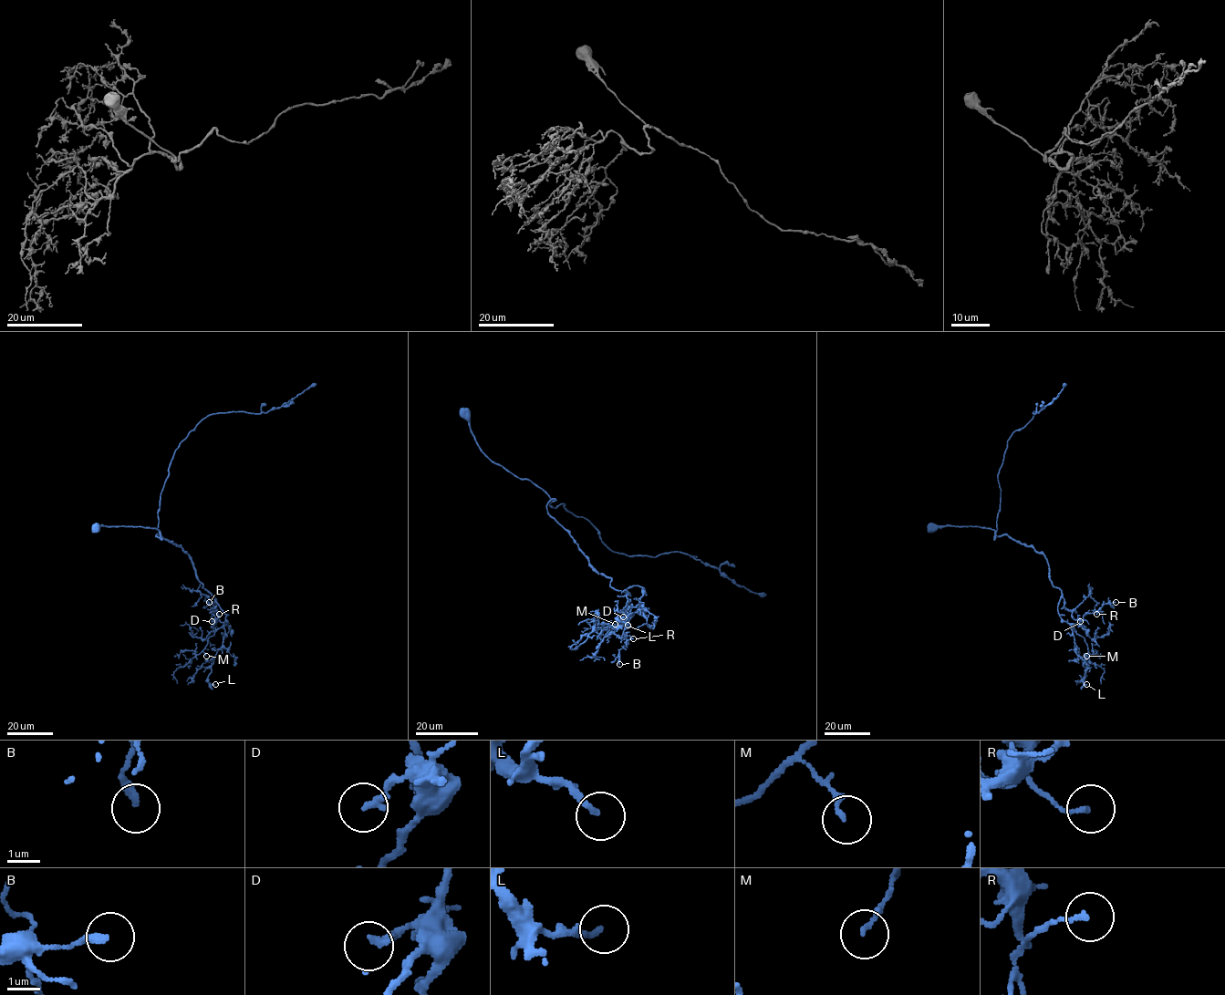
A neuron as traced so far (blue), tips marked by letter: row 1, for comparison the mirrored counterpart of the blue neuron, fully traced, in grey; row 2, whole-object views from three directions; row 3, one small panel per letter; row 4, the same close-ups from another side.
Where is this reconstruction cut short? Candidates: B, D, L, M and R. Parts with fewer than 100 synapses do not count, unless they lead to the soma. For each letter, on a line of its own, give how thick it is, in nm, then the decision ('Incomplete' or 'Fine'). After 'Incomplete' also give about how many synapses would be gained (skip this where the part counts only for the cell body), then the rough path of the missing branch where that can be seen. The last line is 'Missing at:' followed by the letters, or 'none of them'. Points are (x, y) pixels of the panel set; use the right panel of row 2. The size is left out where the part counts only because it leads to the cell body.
B: Thickness 240 nm. Fine
D: Thickness 220 nm. Fine
L: Thickness 170 nm. Fine
M: Thickness 140 nm. Fine
R: Thickness 150 nm. Fine
Missing at: none of them

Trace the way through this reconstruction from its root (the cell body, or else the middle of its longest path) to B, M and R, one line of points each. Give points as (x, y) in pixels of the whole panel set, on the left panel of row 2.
B: (95, 528), (158, 529), (157, 537), (176, 544), (189, 555), (196, 577), (215, 599), (217, 621), (209, 602)
M: (95, 528), (156, 528), (157, 537), (189, 555), (202, 588), (226, 615), (208, 638), (206, 656)
R: (95, 528), (158, 529), (157, 537), (189, 555), (196, 577), (215, 599), (217, 621), (212, 613), (219, 614)

